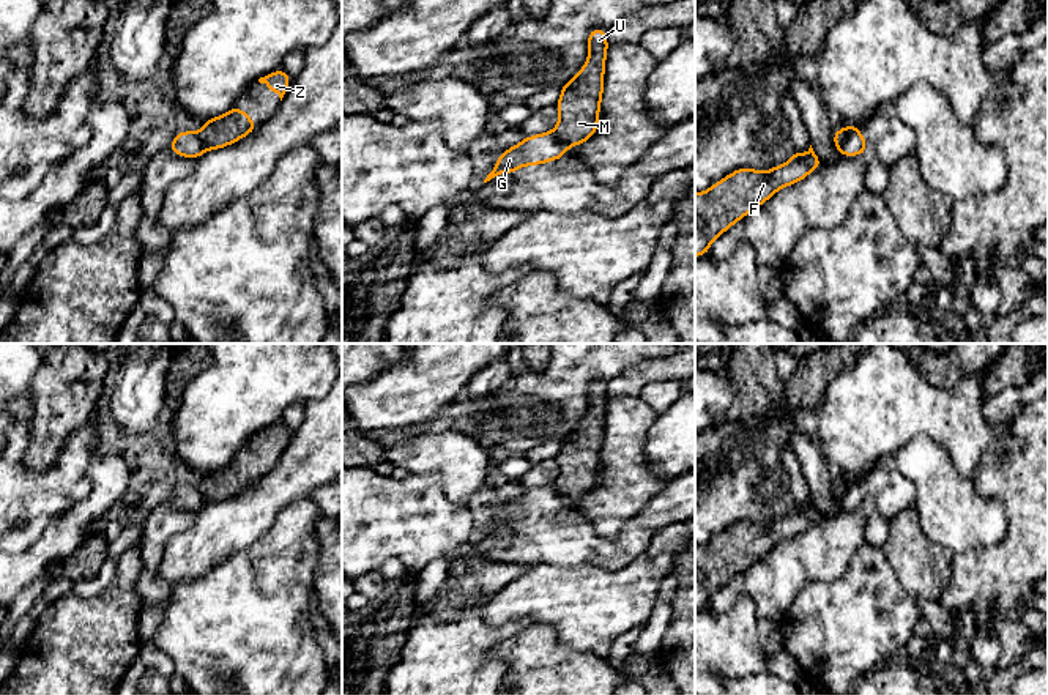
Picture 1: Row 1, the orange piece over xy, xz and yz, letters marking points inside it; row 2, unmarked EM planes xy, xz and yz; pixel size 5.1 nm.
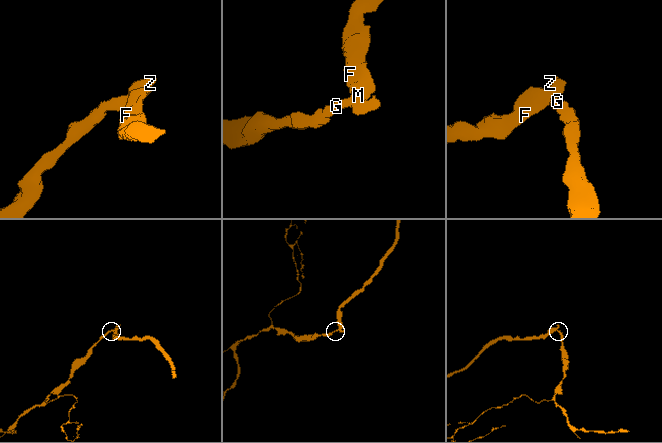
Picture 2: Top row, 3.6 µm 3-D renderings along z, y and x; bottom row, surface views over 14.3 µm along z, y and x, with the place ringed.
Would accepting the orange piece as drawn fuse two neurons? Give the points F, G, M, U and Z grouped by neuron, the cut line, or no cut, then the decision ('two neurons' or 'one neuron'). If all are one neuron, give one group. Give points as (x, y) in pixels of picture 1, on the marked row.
groups F M U Z / G; cut yz (851, 125), (836, 147); two neurons

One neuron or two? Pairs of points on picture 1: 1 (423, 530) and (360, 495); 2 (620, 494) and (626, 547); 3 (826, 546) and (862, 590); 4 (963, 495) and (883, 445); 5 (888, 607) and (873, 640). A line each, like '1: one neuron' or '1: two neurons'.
1: one neuron
2: two neurons
3: two neurons
4: two neurons
5: one neuron

